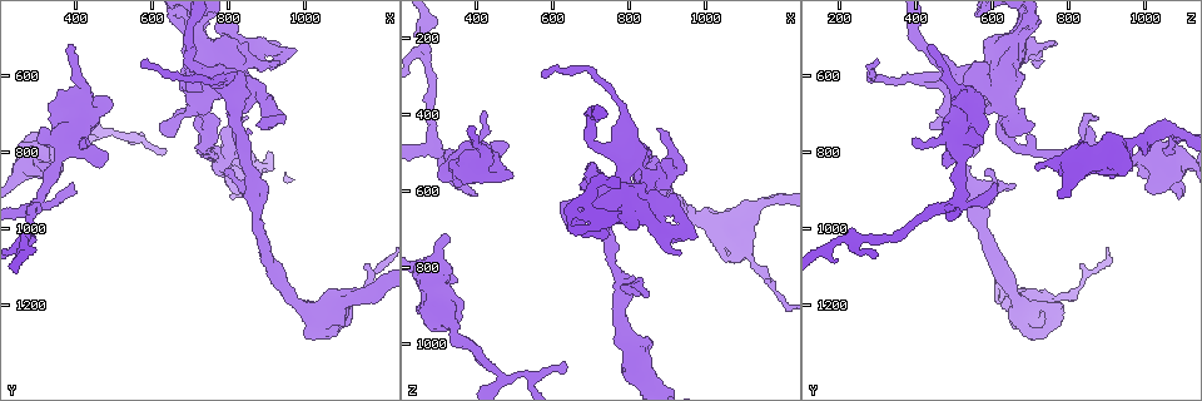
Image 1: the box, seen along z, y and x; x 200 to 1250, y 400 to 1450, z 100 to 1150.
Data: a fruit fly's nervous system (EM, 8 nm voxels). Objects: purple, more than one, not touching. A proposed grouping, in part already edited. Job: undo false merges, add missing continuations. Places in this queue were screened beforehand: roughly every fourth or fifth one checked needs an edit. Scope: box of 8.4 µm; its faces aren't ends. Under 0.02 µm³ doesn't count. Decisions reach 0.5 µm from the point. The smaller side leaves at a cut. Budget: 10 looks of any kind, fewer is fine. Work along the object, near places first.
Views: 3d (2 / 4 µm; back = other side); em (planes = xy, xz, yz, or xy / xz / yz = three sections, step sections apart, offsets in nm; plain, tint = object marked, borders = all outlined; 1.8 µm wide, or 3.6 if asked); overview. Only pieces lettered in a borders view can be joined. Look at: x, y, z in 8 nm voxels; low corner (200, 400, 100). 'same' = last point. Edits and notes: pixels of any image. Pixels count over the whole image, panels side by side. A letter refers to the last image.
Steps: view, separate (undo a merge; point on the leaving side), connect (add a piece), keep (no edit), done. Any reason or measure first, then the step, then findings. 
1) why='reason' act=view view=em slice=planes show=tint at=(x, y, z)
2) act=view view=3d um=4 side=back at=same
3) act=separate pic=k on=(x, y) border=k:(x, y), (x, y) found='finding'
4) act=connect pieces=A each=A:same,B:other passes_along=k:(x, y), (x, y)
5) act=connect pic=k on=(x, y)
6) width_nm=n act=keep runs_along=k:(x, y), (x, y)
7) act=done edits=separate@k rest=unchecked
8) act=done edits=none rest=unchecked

why='sharp bend' act=view view=3d um=2 at=(865, 875, 535)

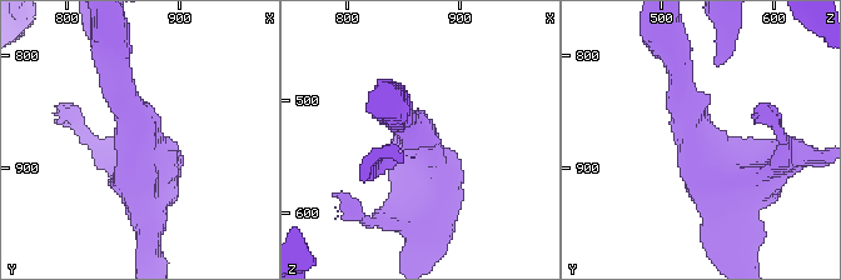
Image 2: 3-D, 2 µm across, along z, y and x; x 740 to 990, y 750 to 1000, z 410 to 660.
arms=3 arm_widths_nm=200,240,260 why='shape alone is not enough' act=view view=em slice=xy step=16 show=tint at=(864, 878, 528)

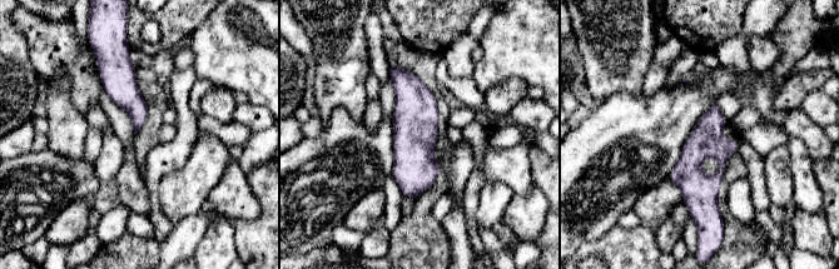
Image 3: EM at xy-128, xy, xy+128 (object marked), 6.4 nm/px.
act=view view=em slice=yz step=8 show=borders at=same

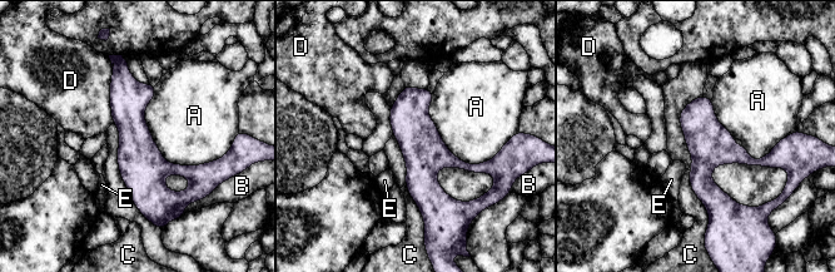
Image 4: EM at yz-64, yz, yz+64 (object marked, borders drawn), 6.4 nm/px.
act=keep each=A:other,B:other,C:other,D:other,E:other runs_along=4:(124, 67), (152, 213) found='all the same neuron'

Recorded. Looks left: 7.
why='sharp bend' act=view view=em slice=planes show=borders at=(780, 820, 835)

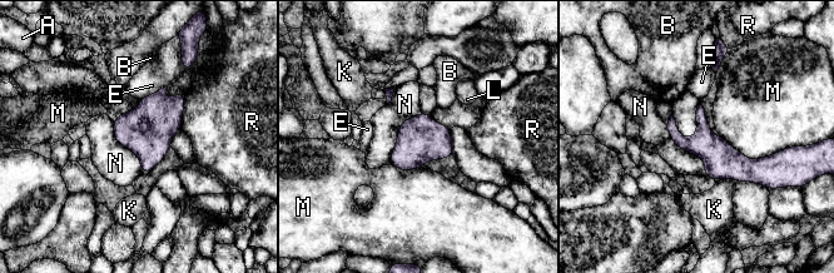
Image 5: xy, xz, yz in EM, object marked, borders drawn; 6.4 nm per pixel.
width_nm=200 act=keep each=A:other,B:other,E:other,K:other,L:other,M:other,N:other,R:other runs_along=5:(671, 123), (685, 144), (726, 163), (772, 159) found='one neuron here'

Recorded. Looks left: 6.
why='thin end' act=view view=3d um=4 at=(415, 760, 400)

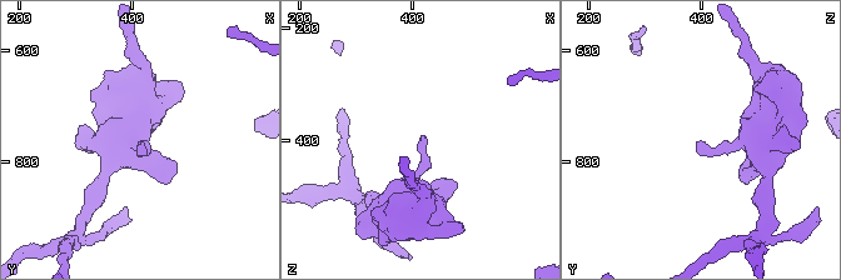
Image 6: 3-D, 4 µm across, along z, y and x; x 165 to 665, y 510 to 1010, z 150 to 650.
why='shape alone is not enough' act=view view=em slice=planes show=borders at=(420, 765, 395)

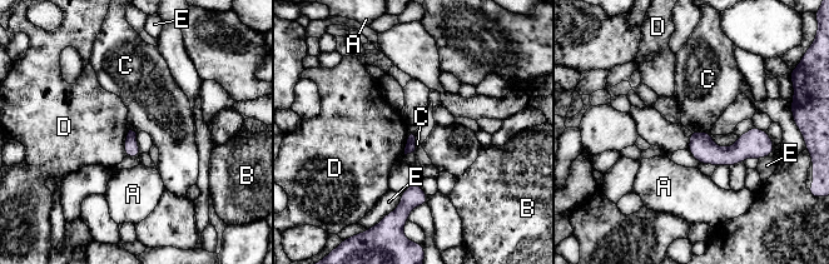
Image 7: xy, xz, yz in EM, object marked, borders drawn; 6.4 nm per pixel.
act=keep each=A:other,B:other,C:other,D:other,E:other runs_along=7:(691, 145), (709, 153), (768, 148) found='none of them fits'

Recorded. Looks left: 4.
why='an open end' act=view view=em slice=planes show=plain at=(335, 835, 725)

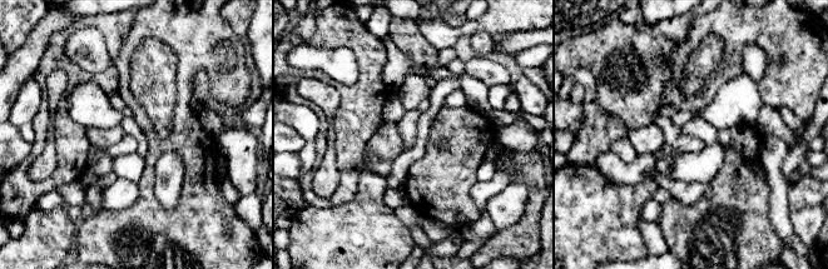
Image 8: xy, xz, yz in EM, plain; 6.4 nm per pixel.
why='with the object marked' act=view view=em slice=planes show=tint at=same

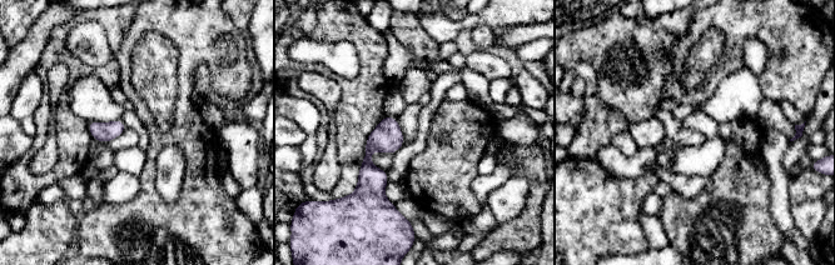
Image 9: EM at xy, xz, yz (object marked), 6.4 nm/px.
act=view view=em slice=planes show=borders at=same

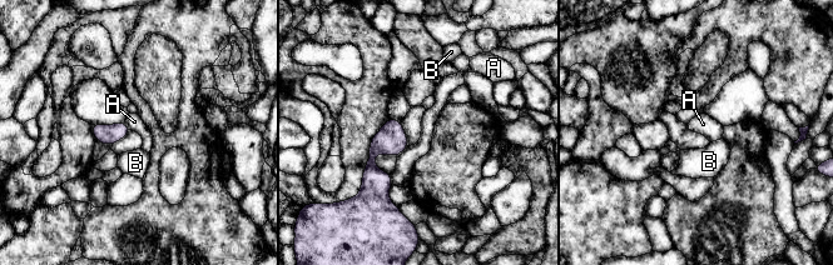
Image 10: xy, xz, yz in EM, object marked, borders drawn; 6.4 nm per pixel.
act=keep each=A:other,B:other found='no lettered piece goes on from it'

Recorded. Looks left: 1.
act=done edits=none rest=unchecked

